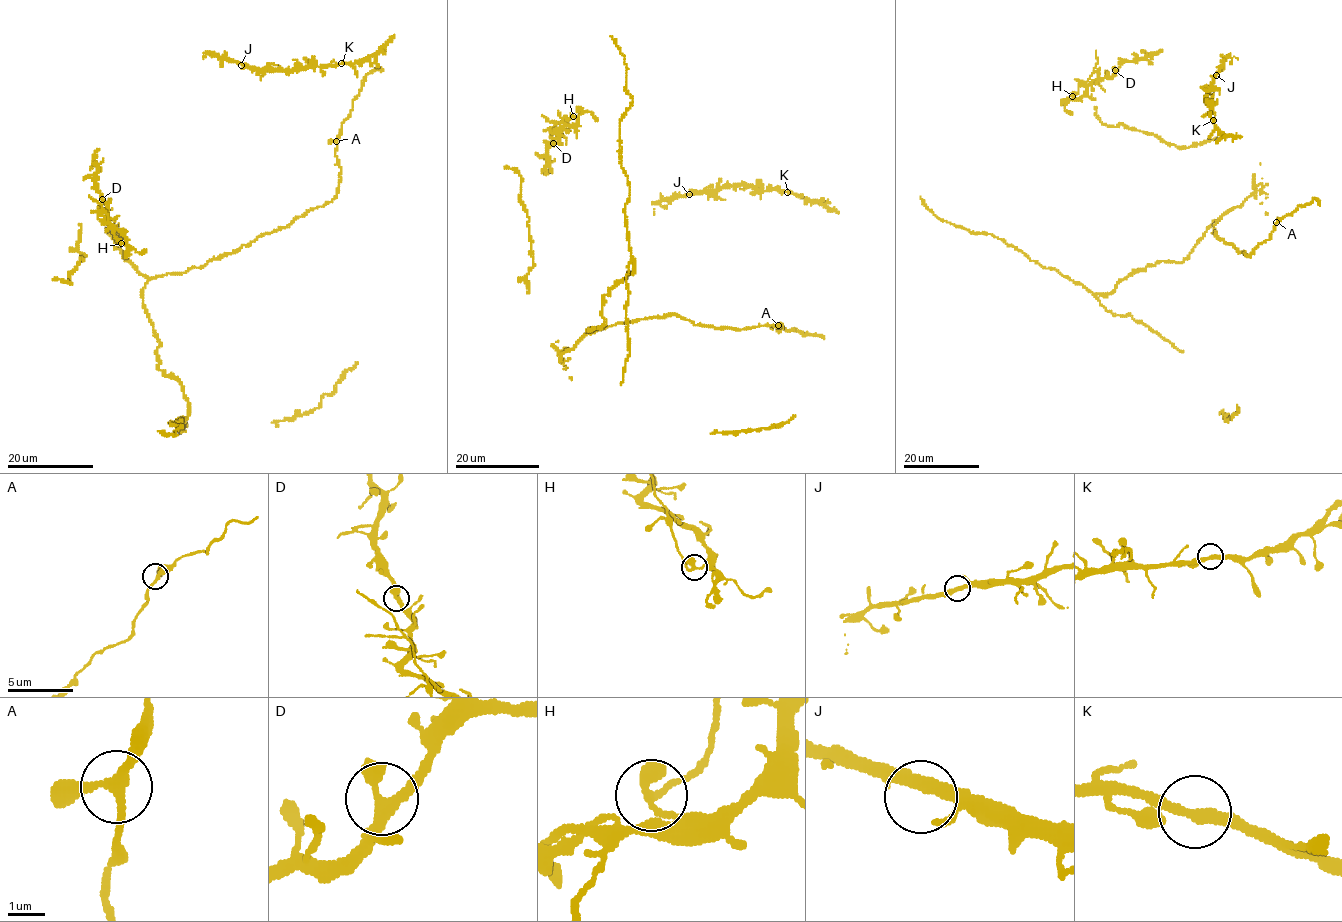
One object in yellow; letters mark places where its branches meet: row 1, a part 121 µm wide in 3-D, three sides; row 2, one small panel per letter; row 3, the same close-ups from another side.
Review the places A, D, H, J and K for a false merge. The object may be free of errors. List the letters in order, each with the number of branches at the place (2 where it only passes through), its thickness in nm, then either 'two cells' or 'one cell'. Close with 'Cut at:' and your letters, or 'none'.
A: branches 3; calibre 220 nm; one cell
D: branches 2; calibre 360 nm; one cell
H: branches 2; calibre 320 nm; two cells
J: branches 2; calibre 320 nm; one cell
K: branches 2; calibre 280 nm; one cell
Cut at: H

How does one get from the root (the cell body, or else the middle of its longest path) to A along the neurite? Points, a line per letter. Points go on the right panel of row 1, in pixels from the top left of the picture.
A: (1216, 233), (1216, 238), (1231, 244), (1238, 253), (1243, 252), (1246, 256), (1268, 240), (1276, 222)

